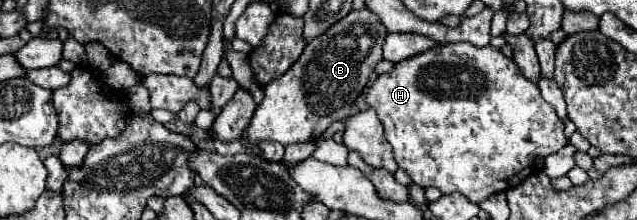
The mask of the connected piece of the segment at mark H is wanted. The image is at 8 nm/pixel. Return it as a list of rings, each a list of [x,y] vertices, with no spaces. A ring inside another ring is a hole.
[[[448,43],[448,45],[438,45],[426,53],[420,53],[416,57],[410,57],[410,59],[404,59],[400,63],[396,63],[396,67],[390,71],[390,73],[384,73],[380,75],[368,89],[368,97],[366,97],[368,105],[378,113],[382,125],[384,125],[384,131],[386,131],[386,139],[390,141],[390,145],[394,147],[394,157],[396,157],[396,163],[398,167],[406,169],[410,179],[420,185],[420,187],[438,187],[444,195],[448,193],[464,193],[468,199],[472,199],[472,203],[480,203],[484,199],[488,199],[490,195],[494,193],[500,193],[500,191],[508,191],[512,187],[516,187],[518,183],[522,183],[528,175],[534,175],[536,171],[542,171],[544,169],[544,159],[556,151],[560,151],[568,139],[564,135],[564,123],[562,119],[556,115],[556,111],[542,99],[540,95],[540,89],[536,83],[532,83],[530,79],[526,79],[520,71],[518,71],[518,65],[510,59],[510,57],[504,57],[500,49],[494,49],[490,45],[486,47],[476,47],[472,43]]]

